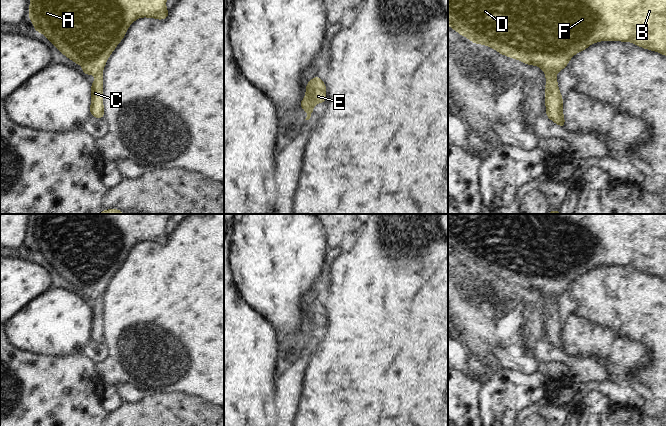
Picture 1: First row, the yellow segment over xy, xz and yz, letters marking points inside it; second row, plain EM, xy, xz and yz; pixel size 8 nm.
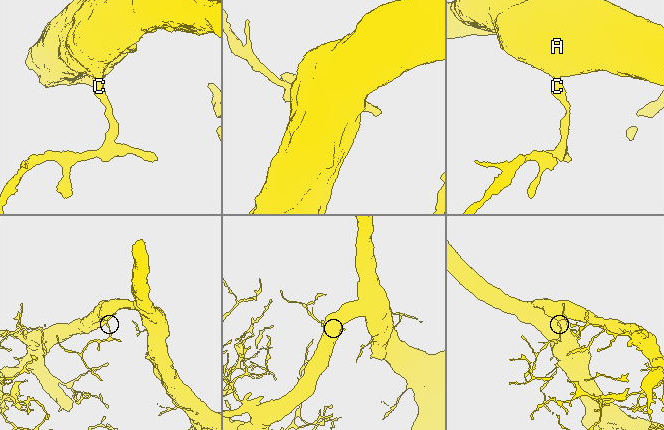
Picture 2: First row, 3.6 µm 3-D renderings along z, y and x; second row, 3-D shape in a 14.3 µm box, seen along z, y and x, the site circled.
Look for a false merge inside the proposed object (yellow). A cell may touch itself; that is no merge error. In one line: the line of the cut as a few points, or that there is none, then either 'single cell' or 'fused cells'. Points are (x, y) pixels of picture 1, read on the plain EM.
no cut | single cell

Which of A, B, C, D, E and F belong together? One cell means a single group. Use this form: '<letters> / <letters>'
A B C D E F

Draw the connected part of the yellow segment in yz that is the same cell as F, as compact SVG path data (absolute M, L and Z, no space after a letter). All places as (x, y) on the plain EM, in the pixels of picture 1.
M448 214L448 249L474 268L486 269L507 281L522 285L530 290L537 289L545 297L546 340L554 347L565 352L563 339L563 321L558 312L556 298L563 294L570 283L591 268L601 265L631 266L635 269L656 275L666 280L666 214Z

